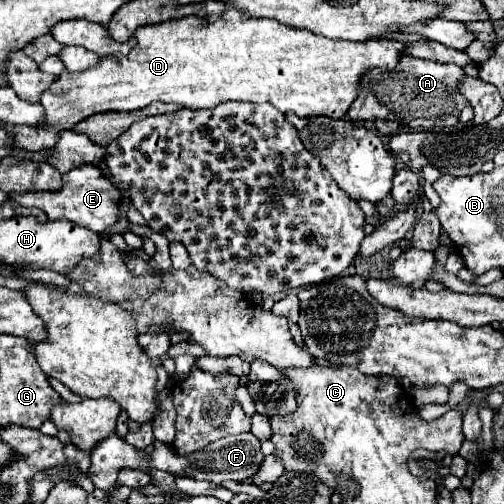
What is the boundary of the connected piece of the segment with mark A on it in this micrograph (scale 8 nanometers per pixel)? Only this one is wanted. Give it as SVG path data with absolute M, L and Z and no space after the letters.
M402 56L394 70L372 68L358 82L358 98L348 108L352 120L394 120L412 130L442 130L452 128L458 122L458 112L466 106L466 98L458 92L456 82L464 70L454 64L438 64L432 60L420 60Z

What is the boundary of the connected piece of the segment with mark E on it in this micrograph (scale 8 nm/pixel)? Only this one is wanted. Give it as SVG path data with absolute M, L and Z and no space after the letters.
M80 164L78 168L62 174L62 188L56 192L12 192L10 198L14 198L20 206L36 206L44 210L50 220L68 220L102 234L108 232L116 222L116 202L120 200L120 192L108 178L102 176L94 164Z

